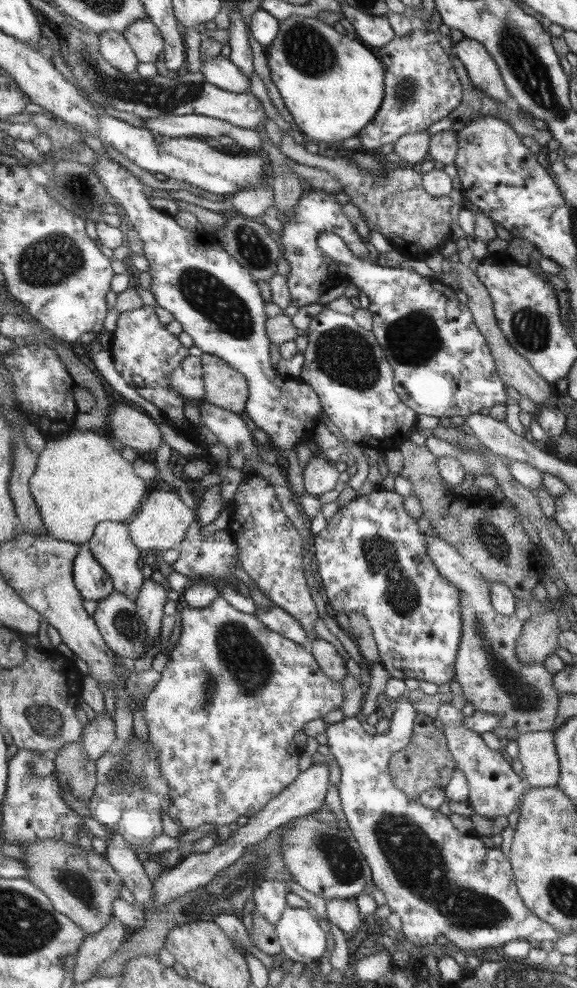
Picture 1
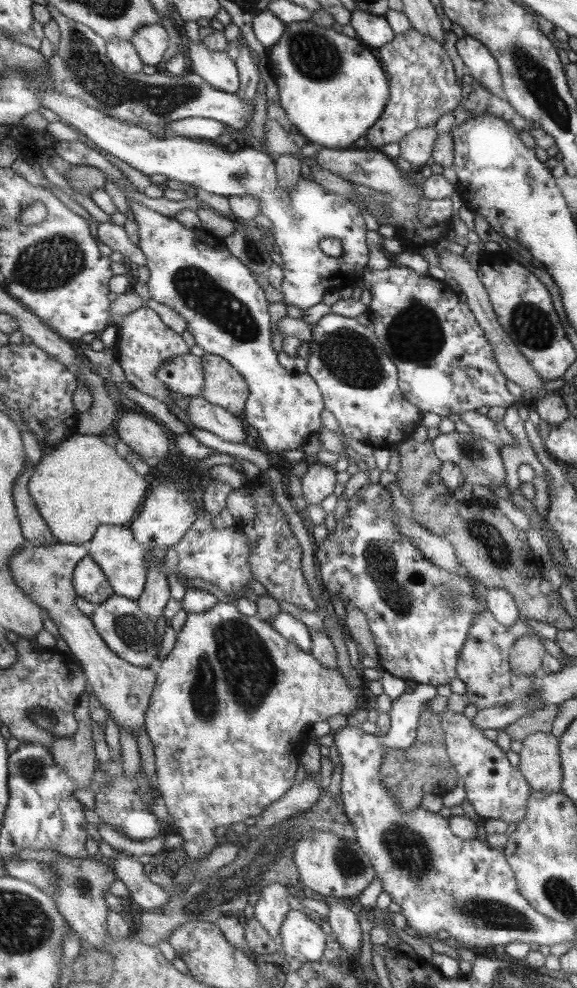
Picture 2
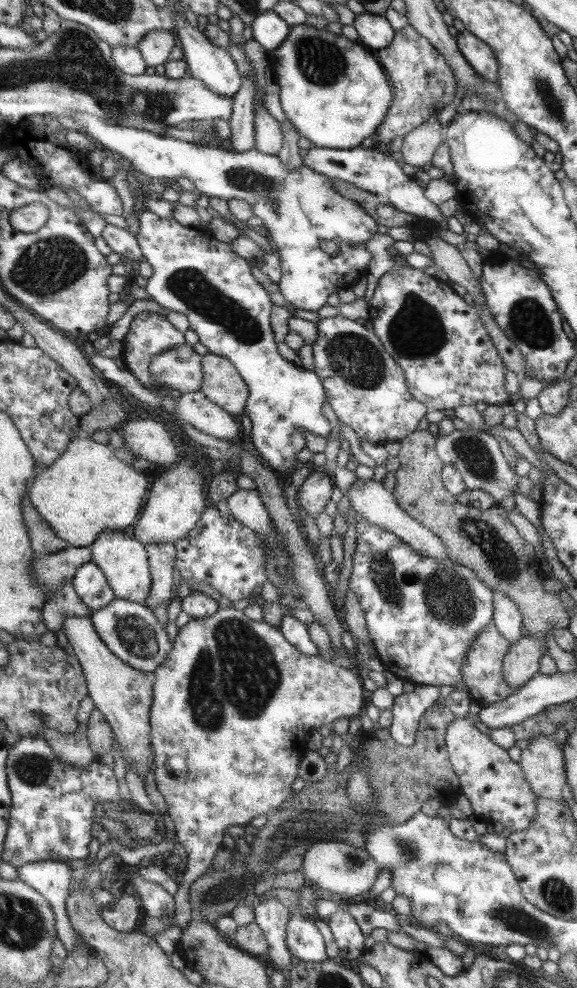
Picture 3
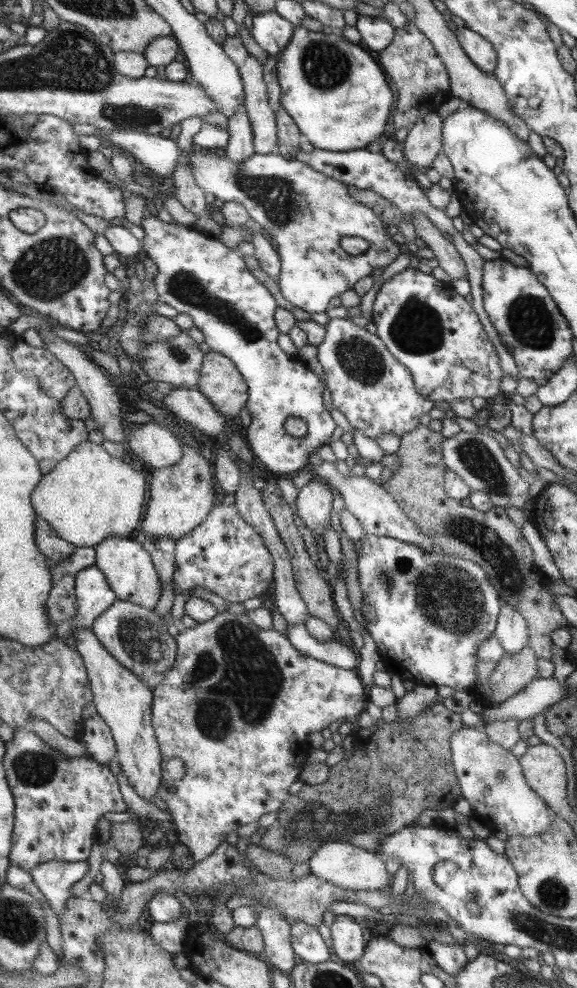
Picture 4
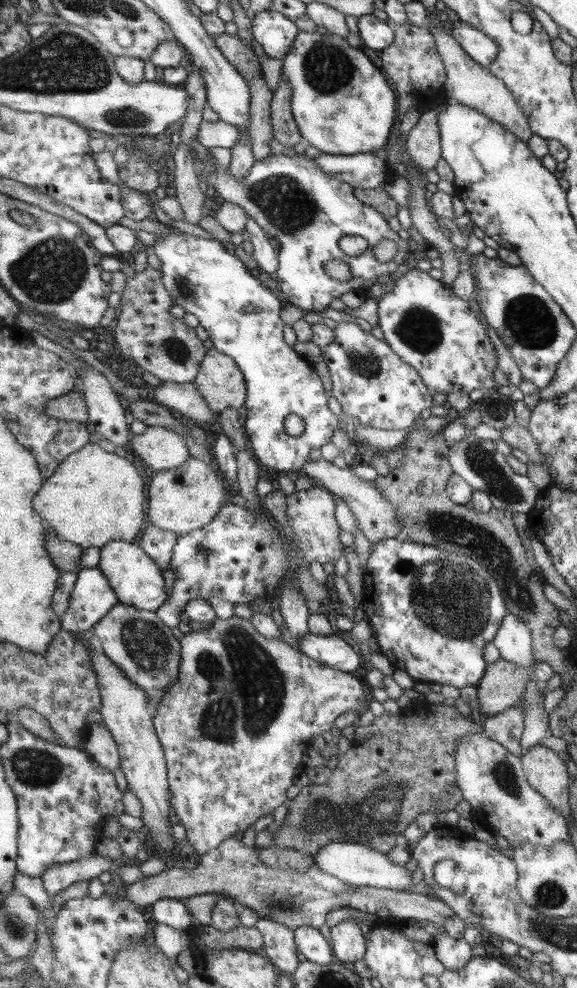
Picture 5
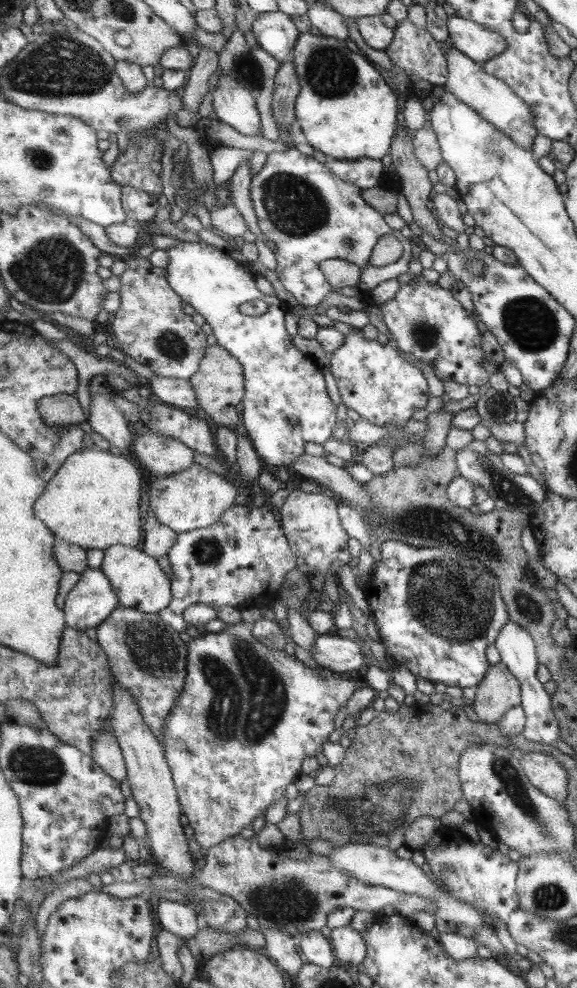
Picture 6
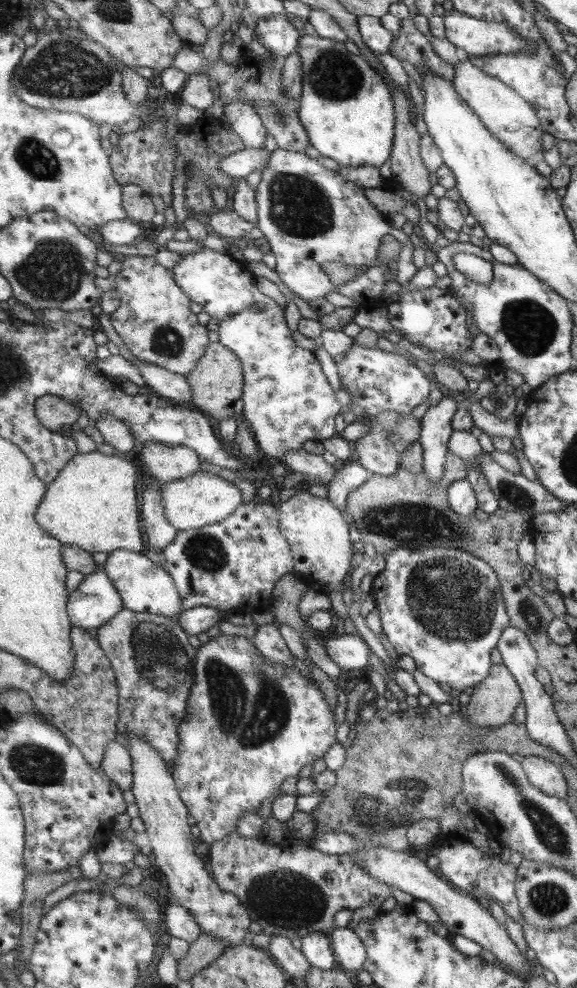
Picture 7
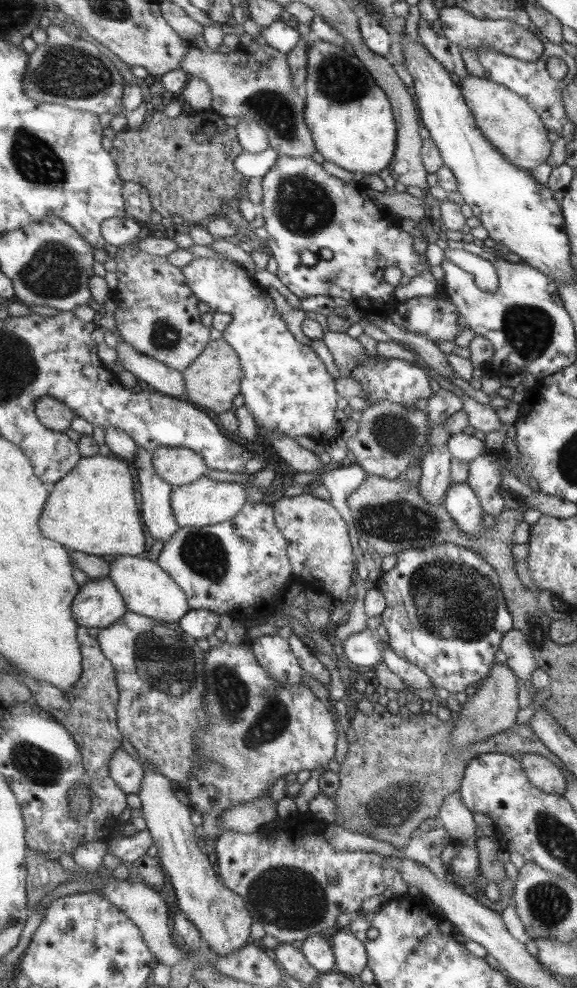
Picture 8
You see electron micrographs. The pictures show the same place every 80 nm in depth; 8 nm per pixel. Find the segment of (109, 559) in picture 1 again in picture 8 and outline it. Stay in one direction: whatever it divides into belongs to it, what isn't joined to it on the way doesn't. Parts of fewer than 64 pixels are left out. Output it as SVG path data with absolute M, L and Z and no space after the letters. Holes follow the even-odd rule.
M118 555L111 565L110 577L125 597L129 611L172 623L179 622L191 610L185 591L157 560L149 560L145 555Z

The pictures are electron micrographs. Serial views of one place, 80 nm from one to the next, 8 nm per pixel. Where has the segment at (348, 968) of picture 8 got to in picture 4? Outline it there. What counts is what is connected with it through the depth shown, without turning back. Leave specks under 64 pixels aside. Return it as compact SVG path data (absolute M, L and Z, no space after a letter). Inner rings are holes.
M335 916L330 926L330 935L336 961L353 963L363 956L363 930L352 918Z

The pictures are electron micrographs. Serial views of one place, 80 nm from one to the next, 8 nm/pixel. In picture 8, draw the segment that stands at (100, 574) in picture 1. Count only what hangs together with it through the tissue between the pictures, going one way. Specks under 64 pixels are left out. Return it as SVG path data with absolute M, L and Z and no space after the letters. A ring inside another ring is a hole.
M109 576L84 584L72 602L72 611L79 625L102 630L122 619L128 611L128 604Z

